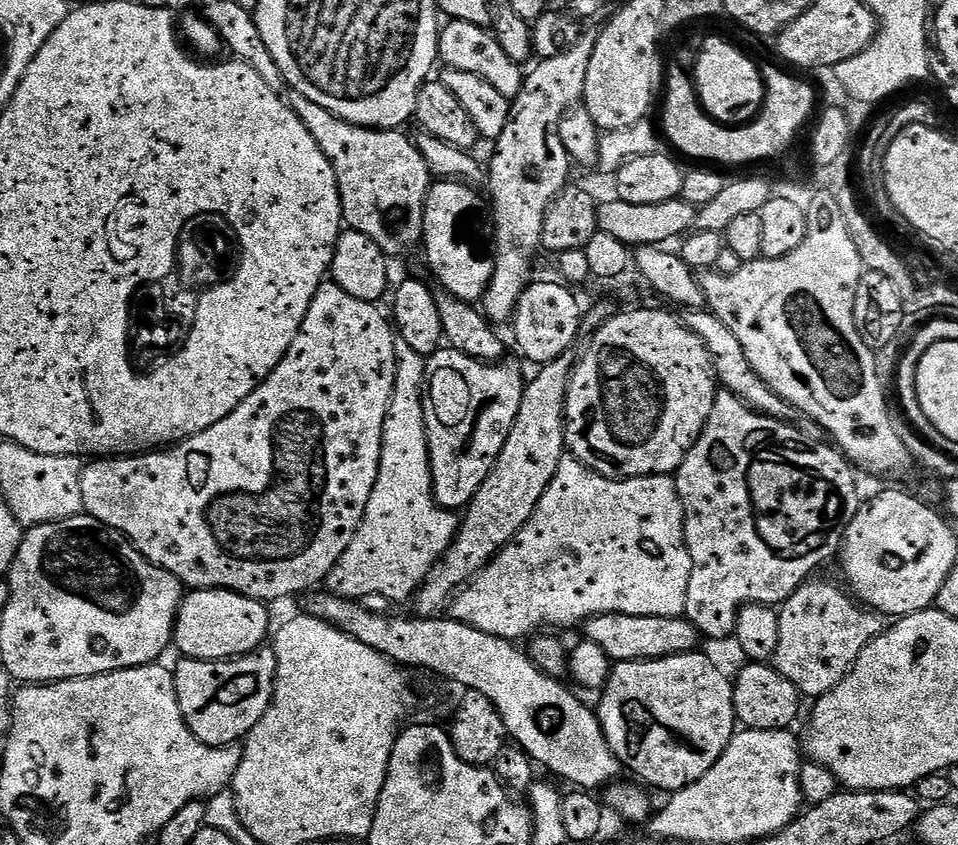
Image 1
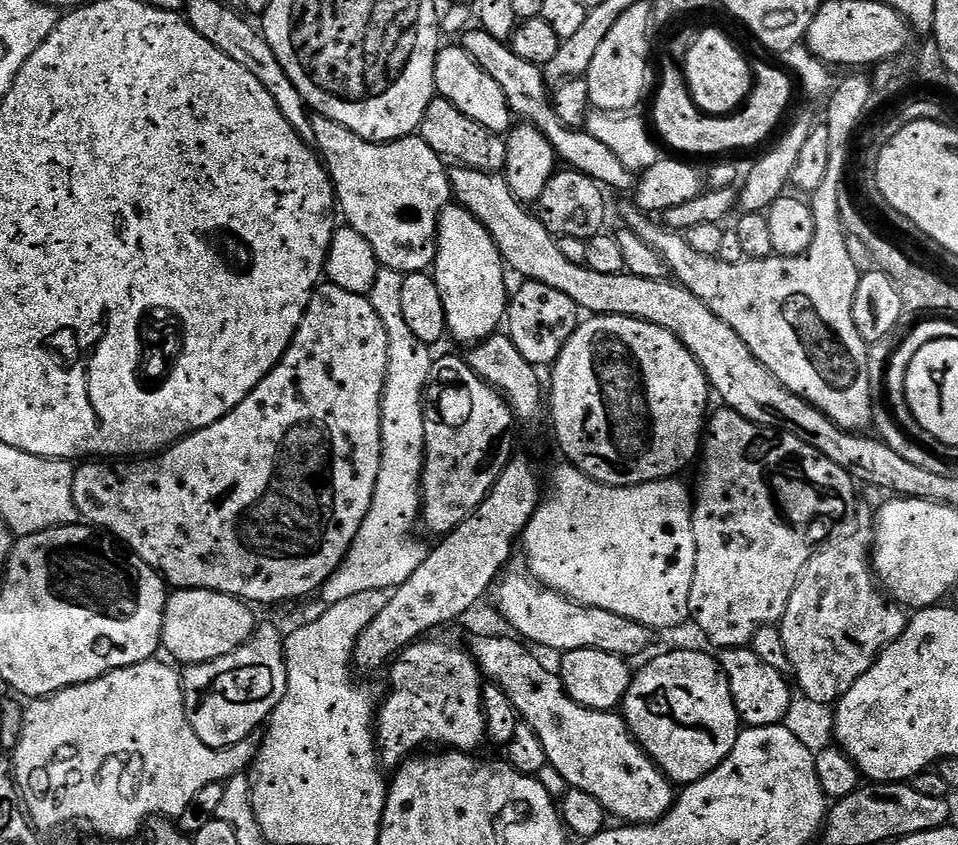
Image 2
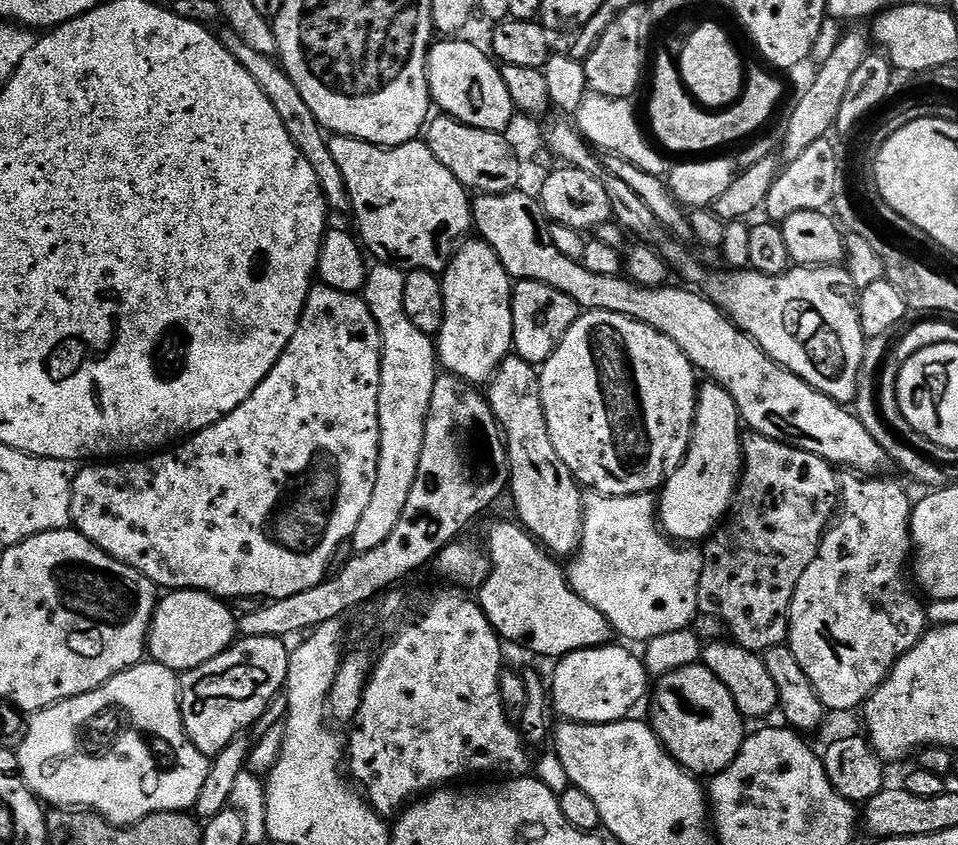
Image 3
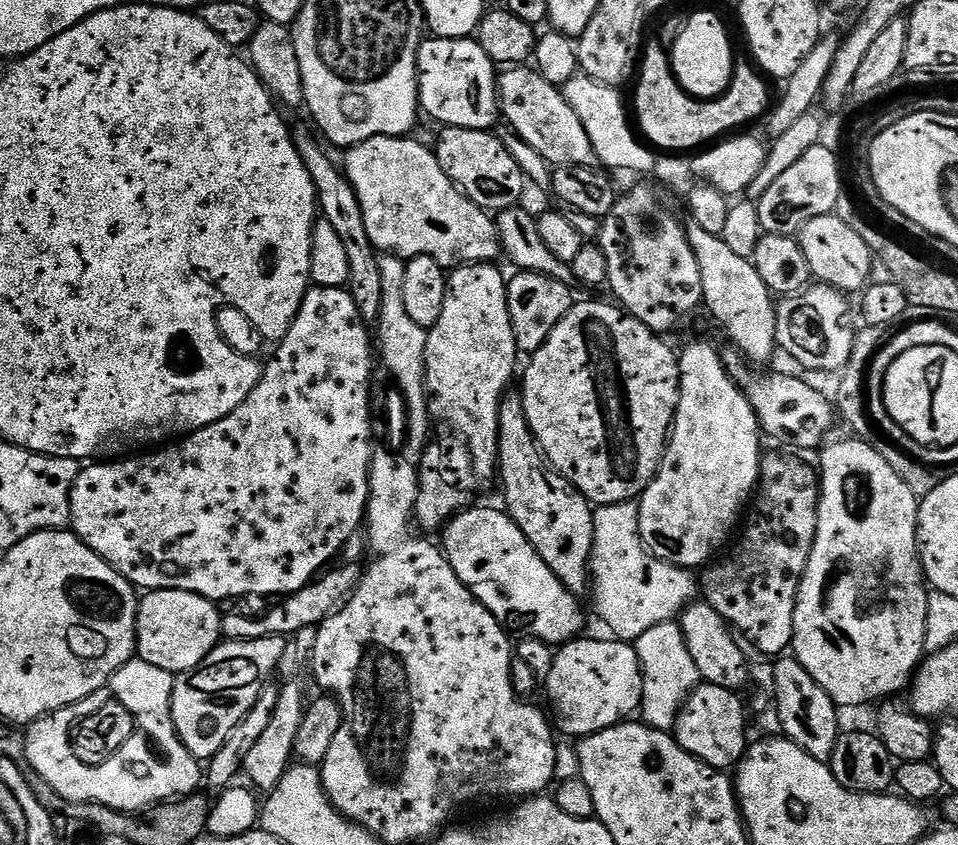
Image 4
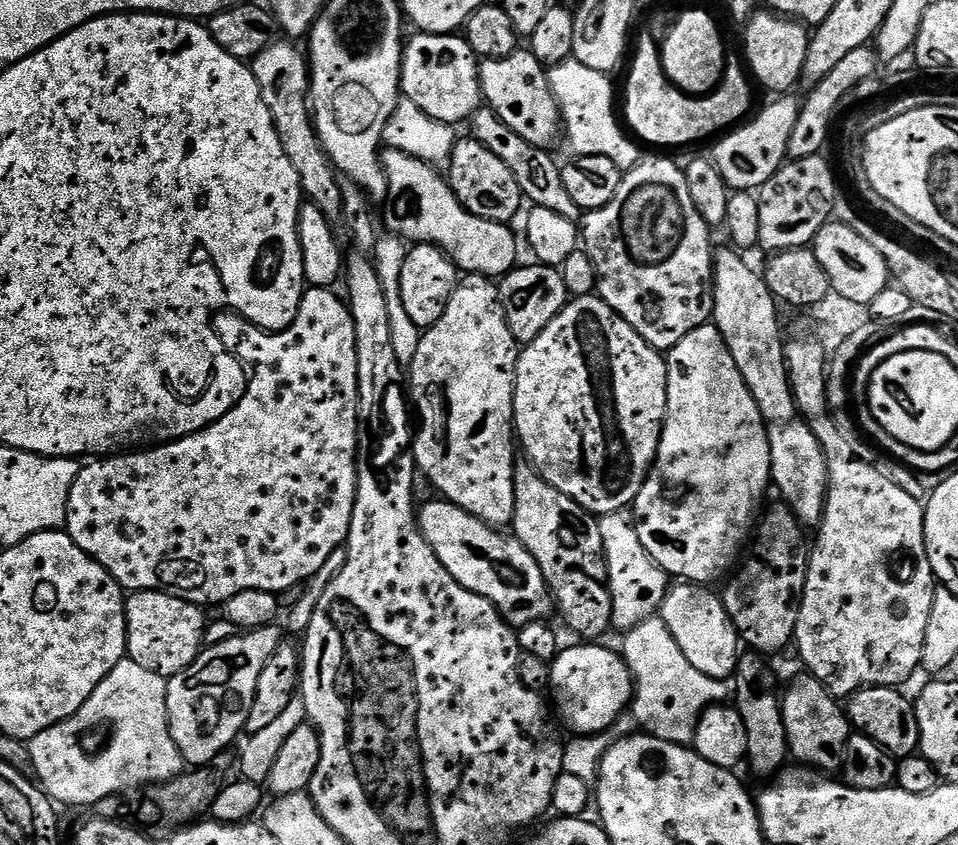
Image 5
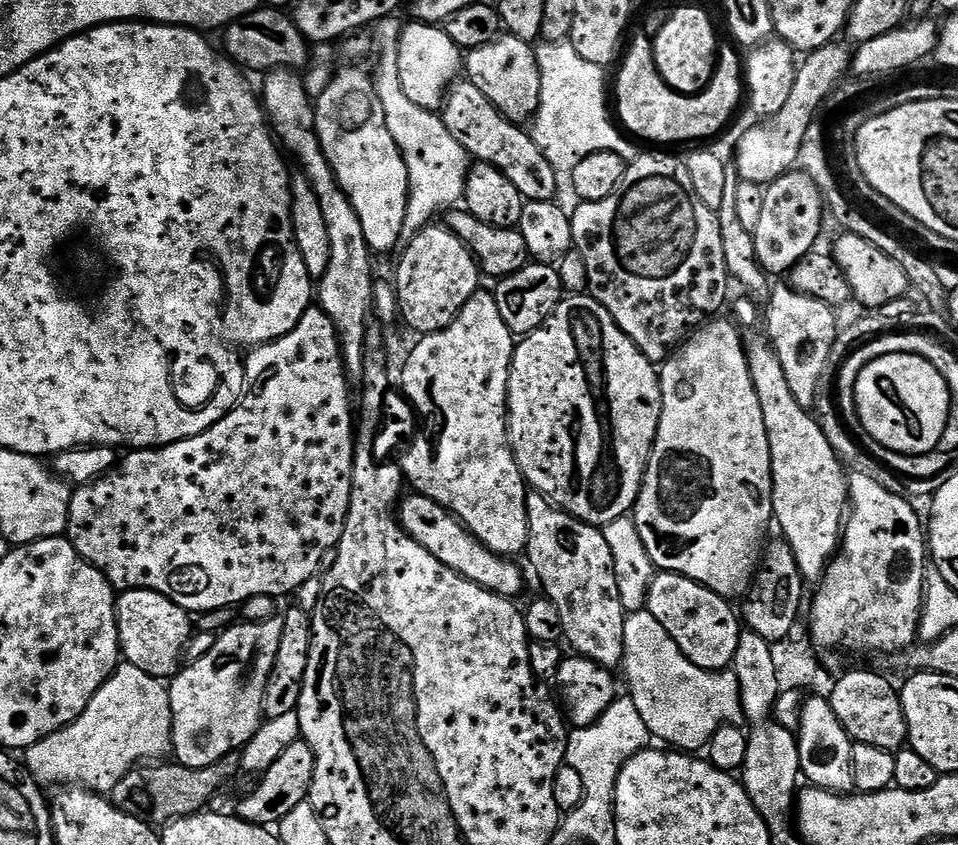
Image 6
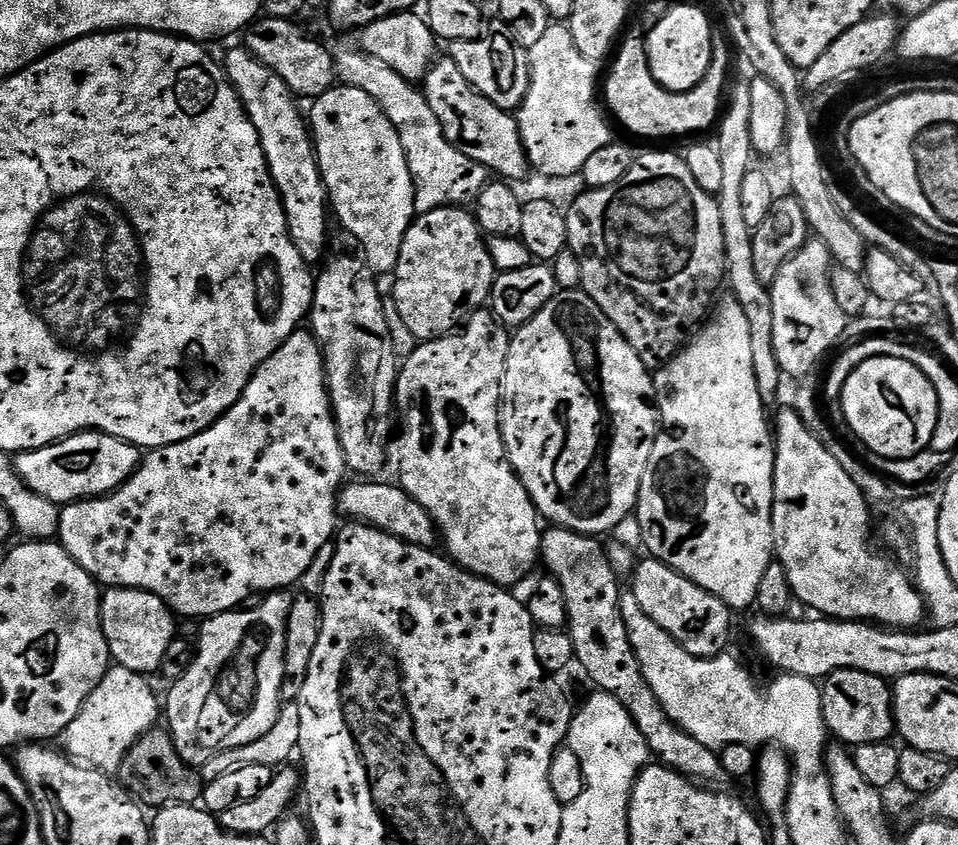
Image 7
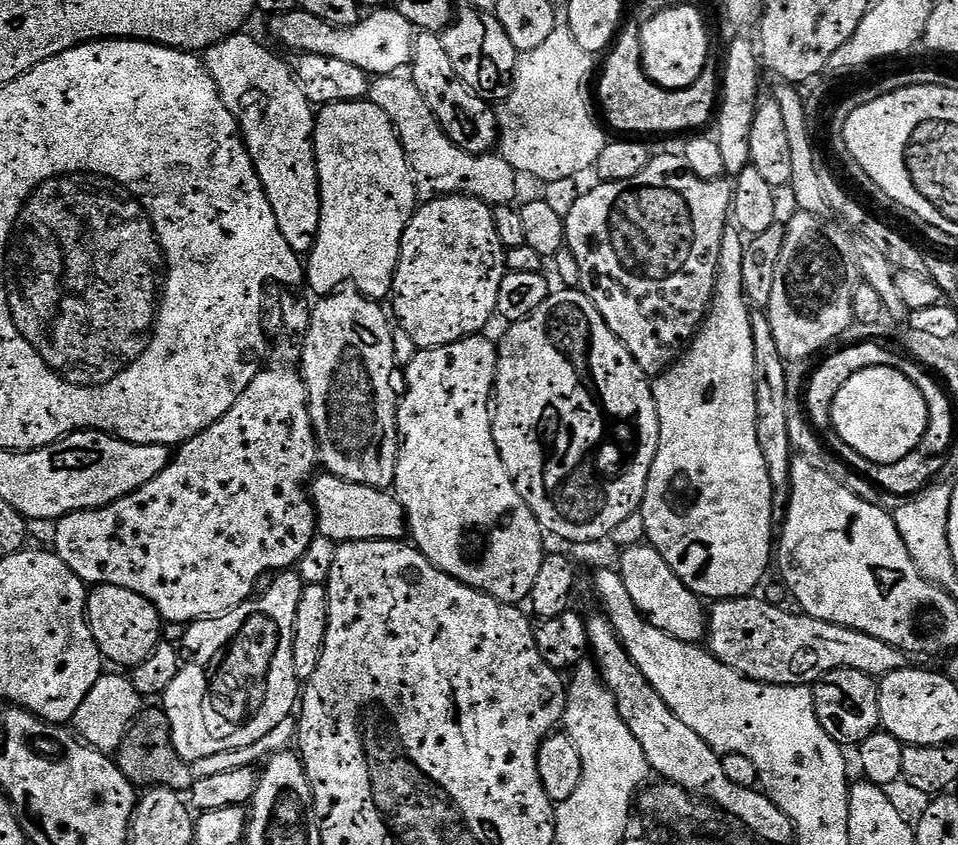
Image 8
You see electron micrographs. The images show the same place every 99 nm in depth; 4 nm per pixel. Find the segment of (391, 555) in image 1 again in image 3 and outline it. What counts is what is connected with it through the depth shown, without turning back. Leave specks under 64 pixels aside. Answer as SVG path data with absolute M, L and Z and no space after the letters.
M373 263L369 267L362 295L380 331L380 457L370 506L366 506L362 522L358 522L350 541L357 553L382 546L382 542L386 542L398 526L402 510L410 498L410 490L416 484L427 412L438 375L435 339L418 330L418 326L406 318L405 269L395 268L393 264Z

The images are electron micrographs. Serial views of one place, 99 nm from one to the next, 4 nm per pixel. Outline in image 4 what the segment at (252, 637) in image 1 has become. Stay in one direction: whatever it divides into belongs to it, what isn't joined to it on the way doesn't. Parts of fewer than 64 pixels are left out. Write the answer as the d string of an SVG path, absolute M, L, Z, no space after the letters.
M153 588L139 597L140 605L136 611L136 650L139 659L150 662L150 666L158 666L158 670L166 670L173 674L193 672L202 661L221 643L220 618L221 609L211 600L186 590L170 590L169 588Z

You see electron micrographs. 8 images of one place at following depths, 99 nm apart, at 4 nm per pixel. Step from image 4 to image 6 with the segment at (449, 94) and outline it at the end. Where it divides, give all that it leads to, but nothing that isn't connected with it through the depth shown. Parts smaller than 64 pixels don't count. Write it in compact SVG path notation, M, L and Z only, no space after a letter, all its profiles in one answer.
M413 22L404 24L399 33L400 49L398 50L398 71L401 74L402 88L415 105L426 109L436 110L444 103L448 89L457 83L462 76L462 50L449 36L444 33L443 27L435 23Z

